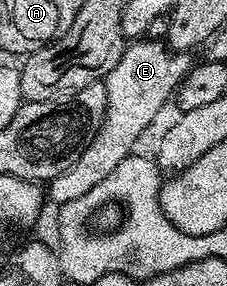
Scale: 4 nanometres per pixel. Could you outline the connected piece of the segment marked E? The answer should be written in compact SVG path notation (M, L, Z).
M150 37L124 46L121 61L117 61L117 65L113 65L113 69L105 80L107 108L101 129L95 134L93 141L89 141L89 149L85 149L85 153L81 153L81 157L77 157L77 161L73 165L69 165L69 169L65 169L65 173L61 173L56 179L50 180L46 184L45 191L50 202L52 199L52 204L58 205L65 201L73 201L76 197L85 197L85 193L89 193L89 189L101 185L101 181L105 181L105 177L109 177L109 173L113 173L113 169L117 169L117 165L121 165L121 161L125 161L125 157L133 154L136 150L135 142L146 133L147 126L158 117L159 110L167 103L167 98L170 95L172 98L178 92L183 80L187 78L187 72L192 70L191 58L192 56L187 53L172 53L162 42Z

